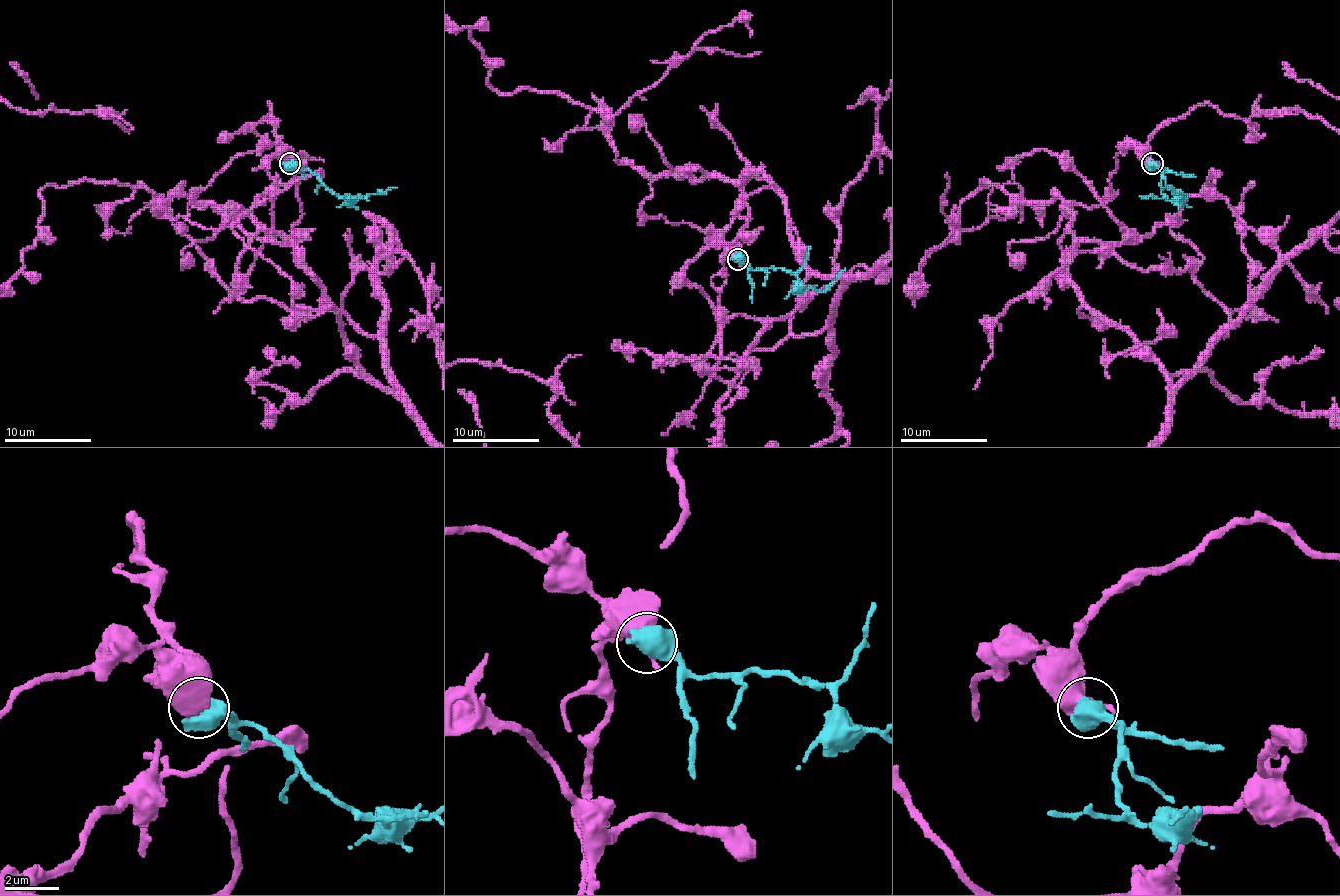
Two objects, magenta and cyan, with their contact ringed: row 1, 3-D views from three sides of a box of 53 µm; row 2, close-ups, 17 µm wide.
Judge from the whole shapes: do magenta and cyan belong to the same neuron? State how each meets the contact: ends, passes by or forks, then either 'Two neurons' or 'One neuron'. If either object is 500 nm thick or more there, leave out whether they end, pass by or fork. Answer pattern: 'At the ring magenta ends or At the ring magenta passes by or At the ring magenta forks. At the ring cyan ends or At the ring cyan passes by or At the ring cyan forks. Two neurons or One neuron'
Two neurons

